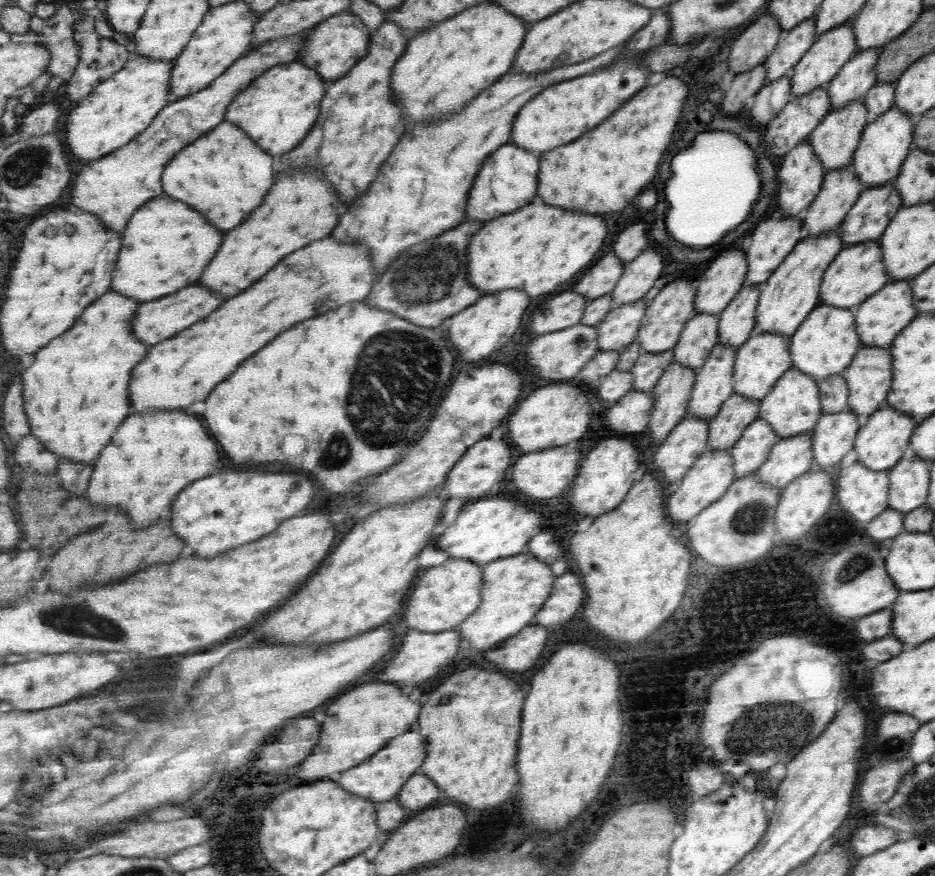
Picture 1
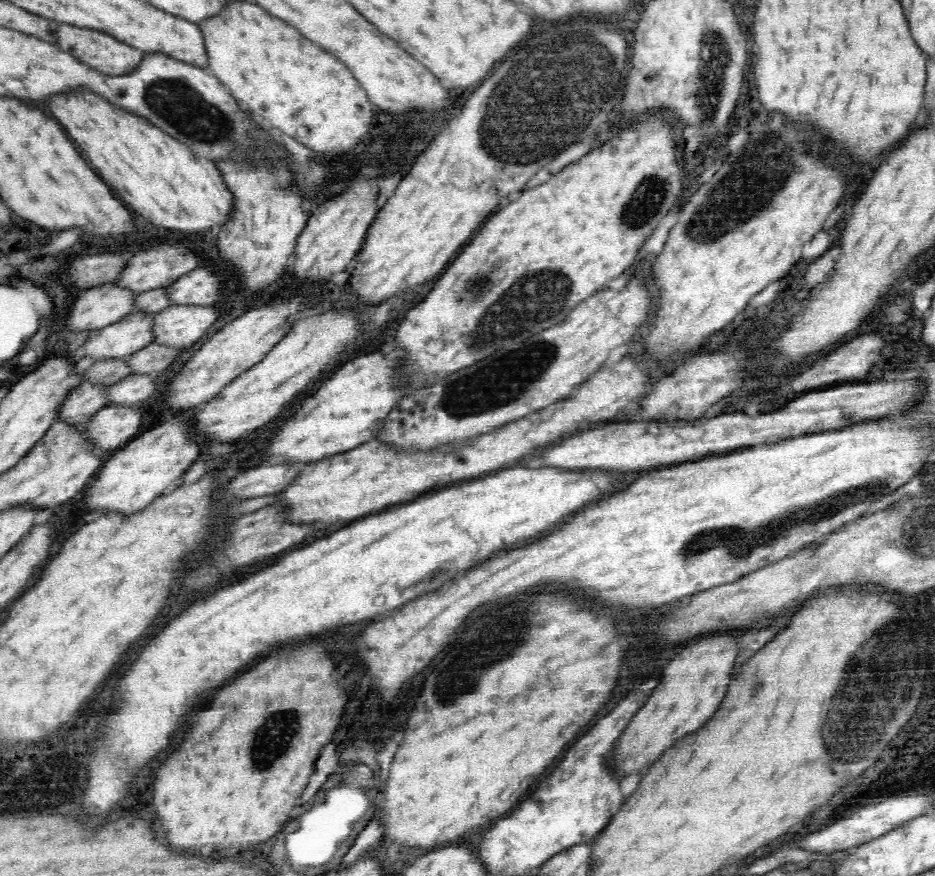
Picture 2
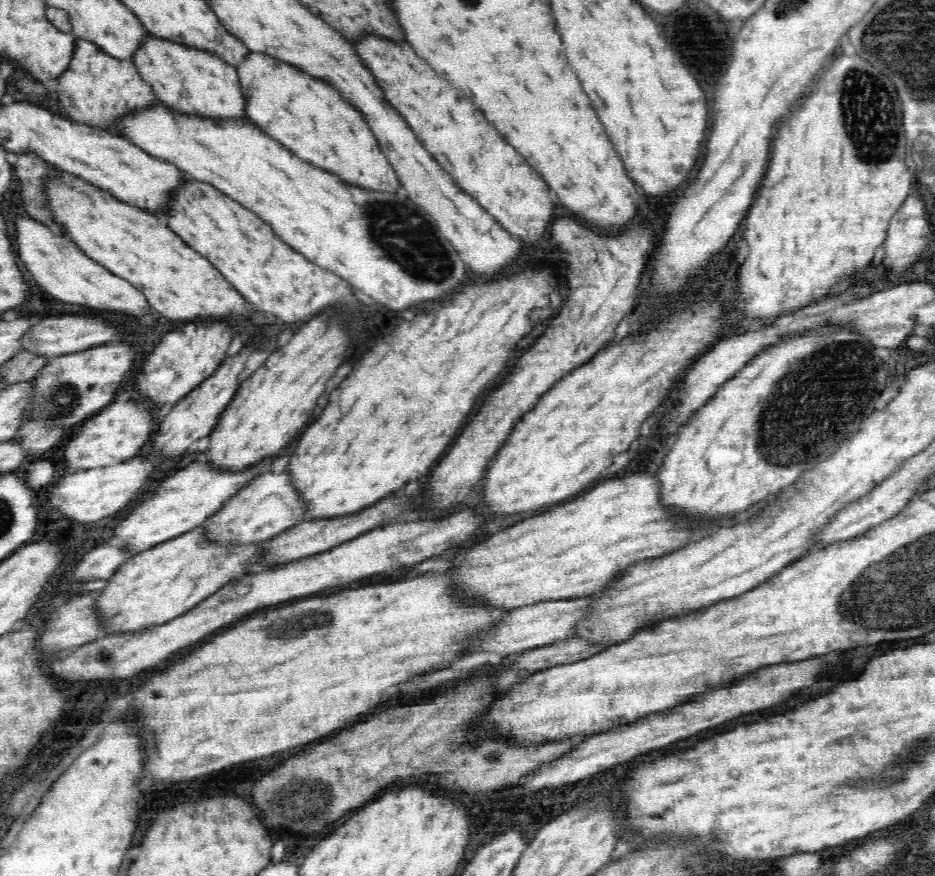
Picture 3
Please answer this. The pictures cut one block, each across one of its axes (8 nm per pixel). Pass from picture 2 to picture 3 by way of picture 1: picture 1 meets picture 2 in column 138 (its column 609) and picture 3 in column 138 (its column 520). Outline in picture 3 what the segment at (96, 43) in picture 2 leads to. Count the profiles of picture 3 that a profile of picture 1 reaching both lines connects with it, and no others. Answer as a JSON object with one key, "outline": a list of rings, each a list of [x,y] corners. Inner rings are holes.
{"outline":[[[78,40],[76,56],[70,68],[58,80],[58,94],[60,104],[64,112],[70,116],[70,120],[116,132],[120,132],[122,128],[120,122],[124,120],[124,116],[152,108],[156,104],[152,88],[144,82],[144,78],[138,74],[132,62],[112,60],[110,56],[100,52],[96,44],[88,40]]]}

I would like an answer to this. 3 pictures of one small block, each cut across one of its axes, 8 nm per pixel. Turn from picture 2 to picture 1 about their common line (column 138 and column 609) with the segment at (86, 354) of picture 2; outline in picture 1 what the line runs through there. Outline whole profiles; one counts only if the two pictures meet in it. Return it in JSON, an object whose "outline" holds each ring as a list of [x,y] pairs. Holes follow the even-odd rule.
{"outline":[[[646,297],[632,304],[616,307],[598,327],[602,351],[623,351],[637,342],[649,302]]]}

